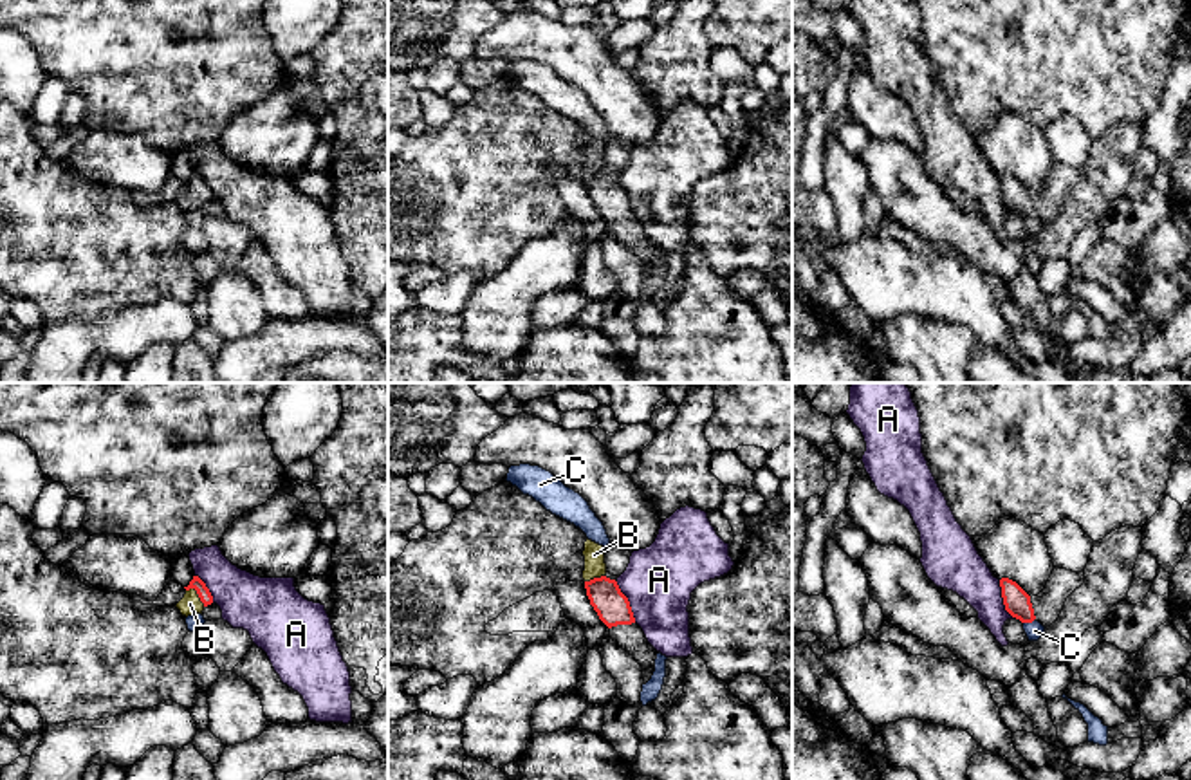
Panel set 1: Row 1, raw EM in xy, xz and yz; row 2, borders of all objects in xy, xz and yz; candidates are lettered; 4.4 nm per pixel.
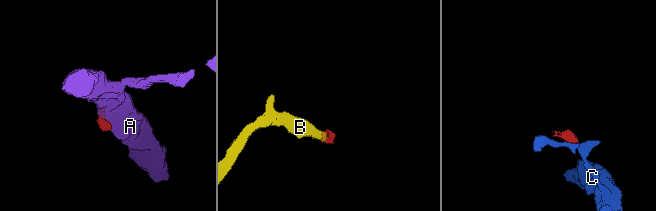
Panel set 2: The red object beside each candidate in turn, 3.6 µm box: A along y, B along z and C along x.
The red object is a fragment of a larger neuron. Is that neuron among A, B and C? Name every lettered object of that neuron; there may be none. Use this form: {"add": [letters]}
{"add": ["B"]}

